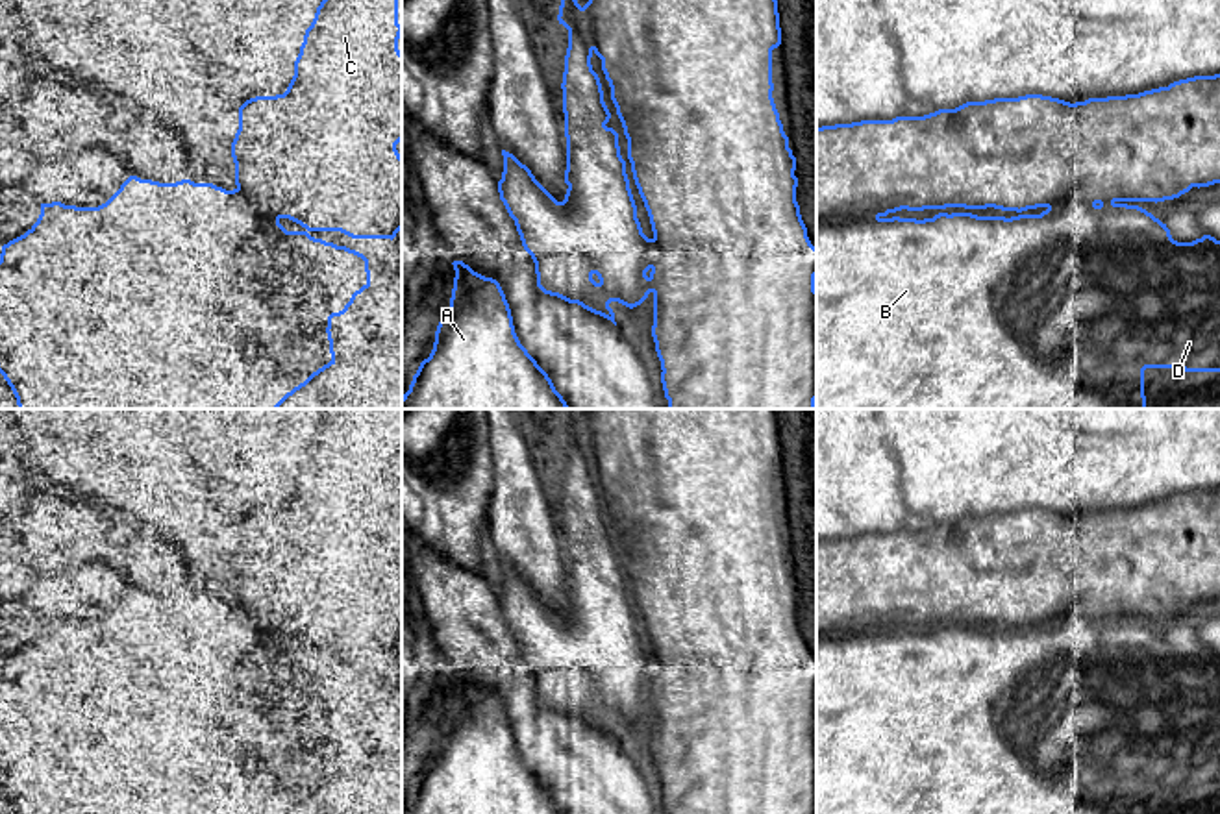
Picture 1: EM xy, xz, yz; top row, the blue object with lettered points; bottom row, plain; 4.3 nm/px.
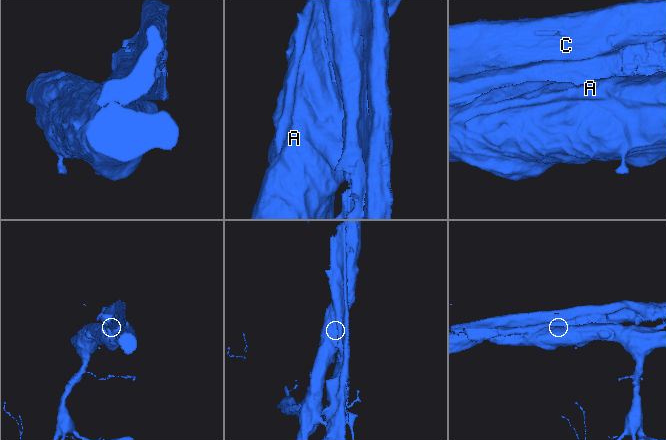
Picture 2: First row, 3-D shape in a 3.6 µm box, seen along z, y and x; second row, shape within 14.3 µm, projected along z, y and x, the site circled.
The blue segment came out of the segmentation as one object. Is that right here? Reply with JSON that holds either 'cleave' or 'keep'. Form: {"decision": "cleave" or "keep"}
{"decision": "cleave"}

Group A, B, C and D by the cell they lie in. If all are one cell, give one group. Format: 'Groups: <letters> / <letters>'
Groups: A B D / C

